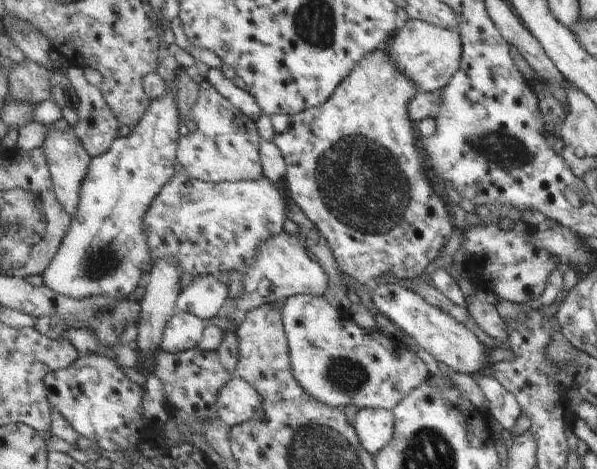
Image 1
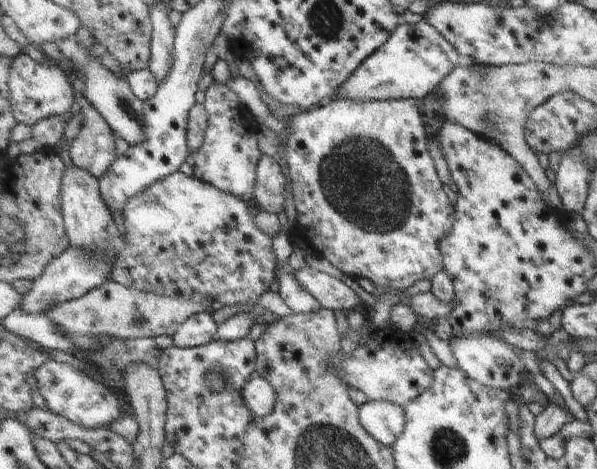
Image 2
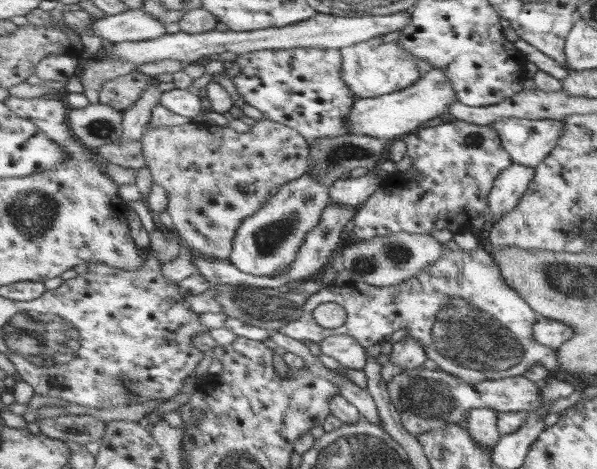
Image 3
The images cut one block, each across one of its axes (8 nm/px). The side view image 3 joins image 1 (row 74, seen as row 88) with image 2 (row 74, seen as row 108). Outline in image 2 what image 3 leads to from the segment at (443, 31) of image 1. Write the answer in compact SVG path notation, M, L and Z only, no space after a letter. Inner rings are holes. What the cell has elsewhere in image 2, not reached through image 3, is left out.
M427 21L401 24L393 32L391 39L382 48L375 50L343 84L338 98L363 101L425 98L442 84L459 62L465 62L465 56L459 54L455 46Z

